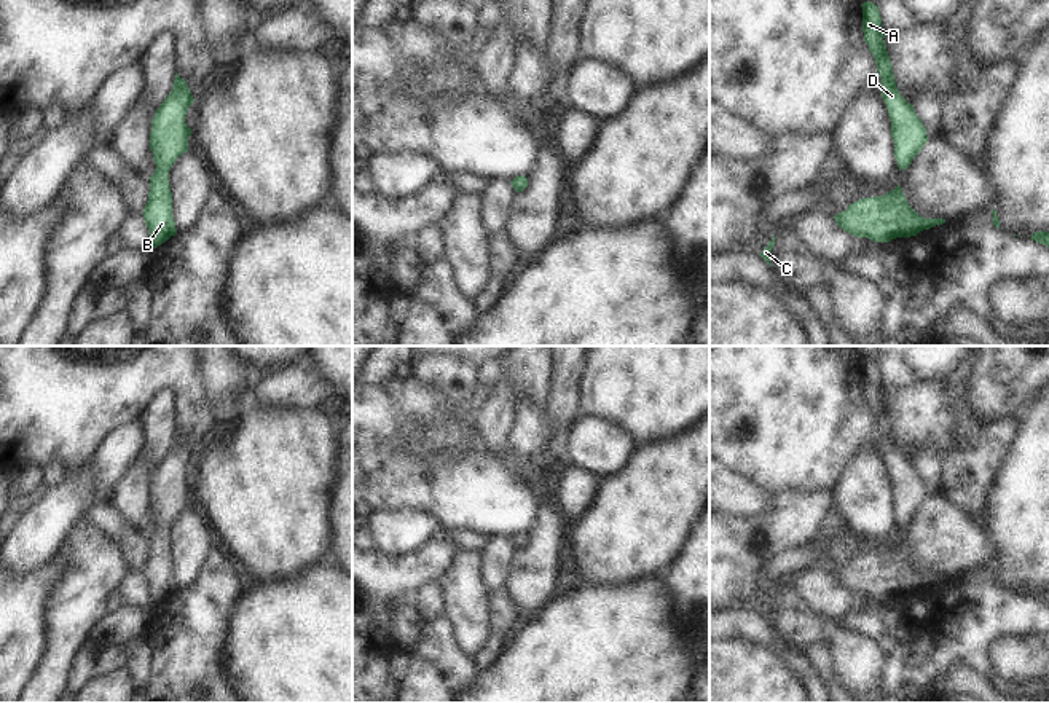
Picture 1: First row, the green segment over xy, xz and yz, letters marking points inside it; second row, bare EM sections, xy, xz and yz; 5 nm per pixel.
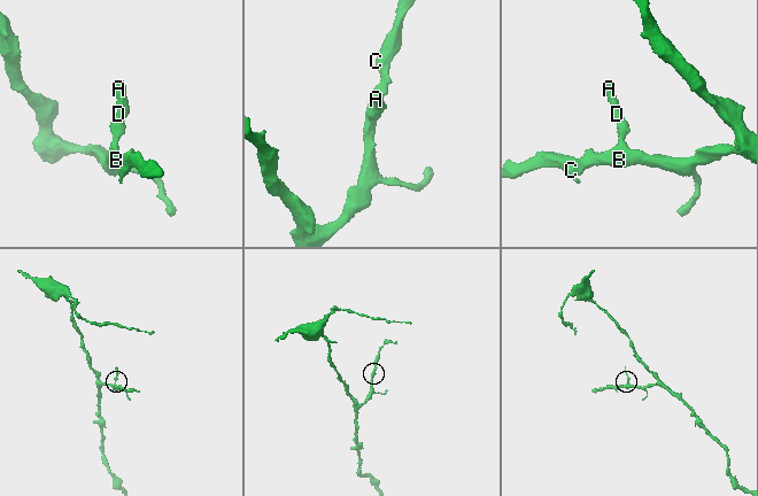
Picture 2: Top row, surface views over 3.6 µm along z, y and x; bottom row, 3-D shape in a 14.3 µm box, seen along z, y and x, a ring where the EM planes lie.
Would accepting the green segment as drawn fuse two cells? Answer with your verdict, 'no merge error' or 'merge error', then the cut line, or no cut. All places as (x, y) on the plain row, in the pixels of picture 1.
no merge error; cut none

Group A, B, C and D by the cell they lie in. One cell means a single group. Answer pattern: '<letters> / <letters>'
A B C D

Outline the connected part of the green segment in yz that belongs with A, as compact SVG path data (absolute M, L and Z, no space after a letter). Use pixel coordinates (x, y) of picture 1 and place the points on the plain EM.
M872 359L862 362L862 391L864 399L872 410L878 432L882 434L882 454L885 458L888 473L891 477L891 494L894 497L894 515L899 528L907 526L912 516L921 509L929 497L926 485L910 462L899 450L893 422L885 402L882 387L882 375L878 363Z

